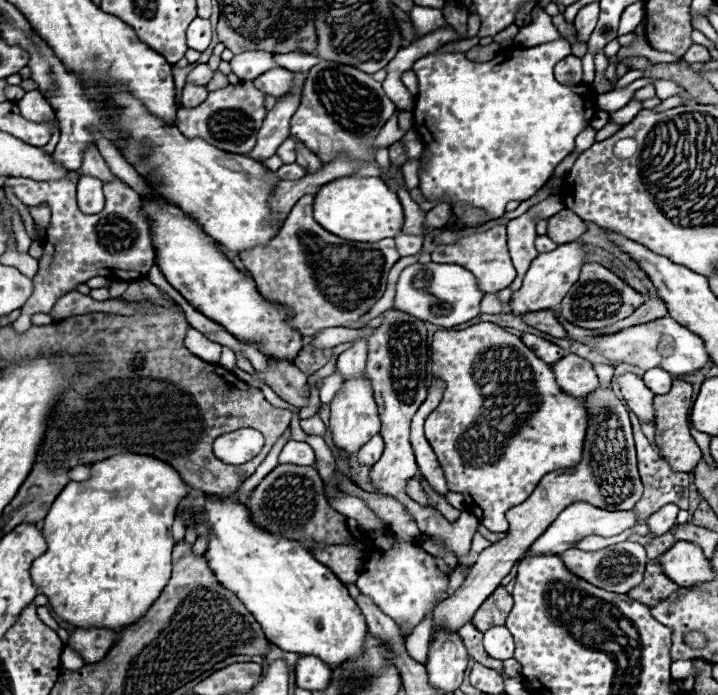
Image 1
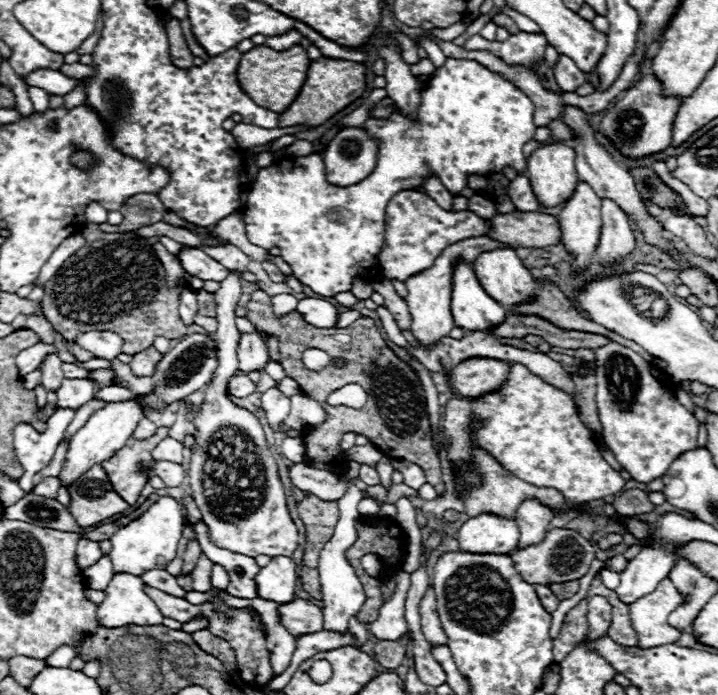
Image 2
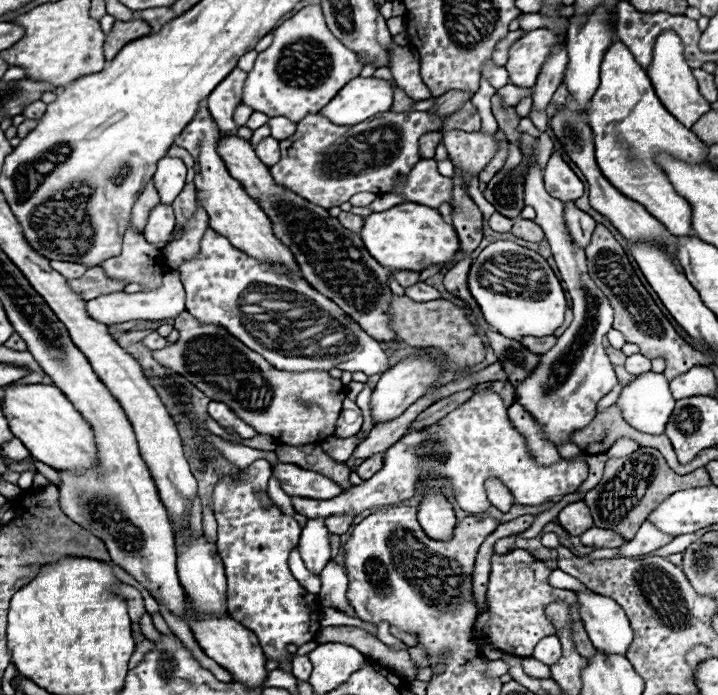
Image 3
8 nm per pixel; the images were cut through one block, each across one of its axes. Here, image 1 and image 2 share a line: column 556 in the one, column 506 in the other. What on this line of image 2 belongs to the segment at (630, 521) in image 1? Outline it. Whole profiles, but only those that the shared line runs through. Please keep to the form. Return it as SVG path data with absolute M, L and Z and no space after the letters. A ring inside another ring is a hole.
M480 514L468 518L456 540L464 552L512 552L518 546L518 524L514 518L502 518L496 514Z

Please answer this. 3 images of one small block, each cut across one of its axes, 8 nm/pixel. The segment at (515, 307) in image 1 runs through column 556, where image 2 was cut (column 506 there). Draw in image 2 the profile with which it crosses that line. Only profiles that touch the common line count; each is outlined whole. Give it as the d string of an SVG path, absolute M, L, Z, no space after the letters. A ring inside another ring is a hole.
M494 248L482 252L472 266L480 286L488 292L488 296L504 306L526 302L538 292L538 284L516 256L514 248Z

